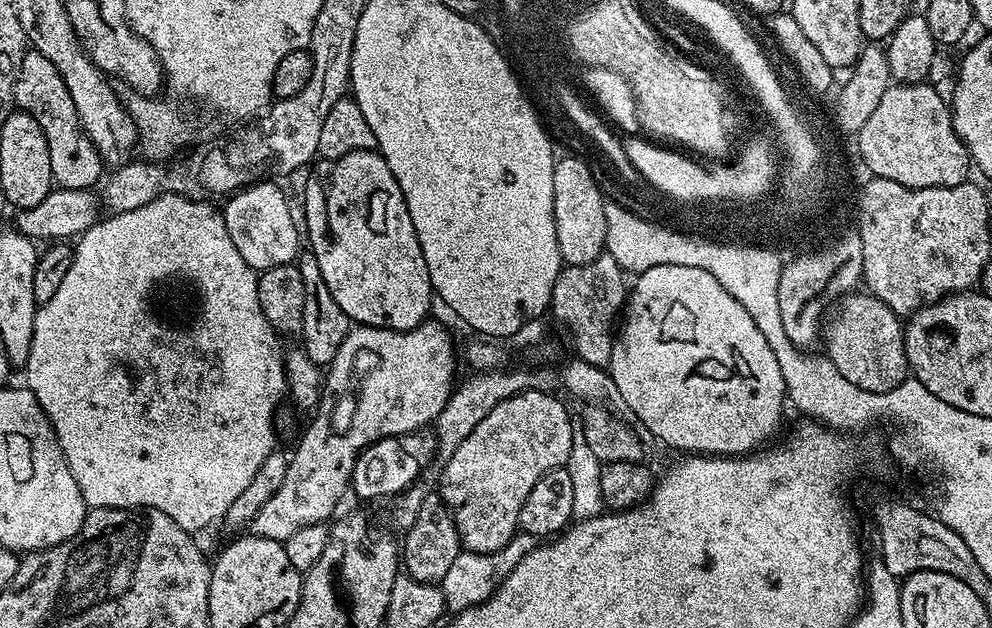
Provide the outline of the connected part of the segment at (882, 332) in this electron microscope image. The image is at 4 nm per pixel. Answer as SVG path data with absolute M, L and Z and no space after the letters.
M856 290L843 297L840 309L832 321L822 328L823 351L834 362L838 374L846 382L854 382L862 390L889 392L903 380L909 379L910 369L904 349L904 324L886 302L864 290Z

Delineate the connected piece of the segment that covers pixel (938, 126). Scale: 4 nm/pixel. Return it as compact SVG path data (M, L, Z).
M893 83L882 94L882 102L870 114L866 126L855 137L856 144L860 147L859 159L863 167L872 176L881 176L890 182L898 182L907 188L949 188L965 183L969 179L970 157L968 148L958 138L952 121L952 109L949 101L944 100L936 92L931 83L923 84L898 84Z

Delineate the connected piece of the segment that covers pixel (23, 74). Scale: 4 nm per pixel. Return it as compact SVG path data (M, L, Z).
M29 50L26 58L22 58L22 70L18 70L18 82L14 82L14 98L16 108L22 112L29 112L34 122L38 122L46 138L46 146L50 150L53 181L61 189L91 189L99 185L106 165L84 132L83 126L80 125L78 110L74 108L74 98L70 98L70 90L66 90L66 82L62 82L62 74L58 74L54 62L50 62L46 54Z

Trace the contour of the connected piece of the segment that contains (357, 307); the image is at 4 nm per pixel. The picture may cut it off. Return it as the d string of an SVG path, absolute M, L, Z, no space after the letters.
M376 150L351 152L337 160L320 160L316 165L318 165L317 168L309 174L308 181L304 184L304 220L302 216L302 224L306 229L307 247L314 254L314 258L318 258L318 270L322 270L322 278L326 278L326 286L330 286L330 294L334 294L334 302L338 302L338 306L342 306L349 321L356 326L365 324L375 328L389 328L395 332L405 332L411 328L417 328L418 325L429 319L428 307L431 306L432 300L434 304L434 293L430 282L430 270L426 270L426 258L420 249L414 222L410 222L410 210L406 206L404 195L390 166Z

